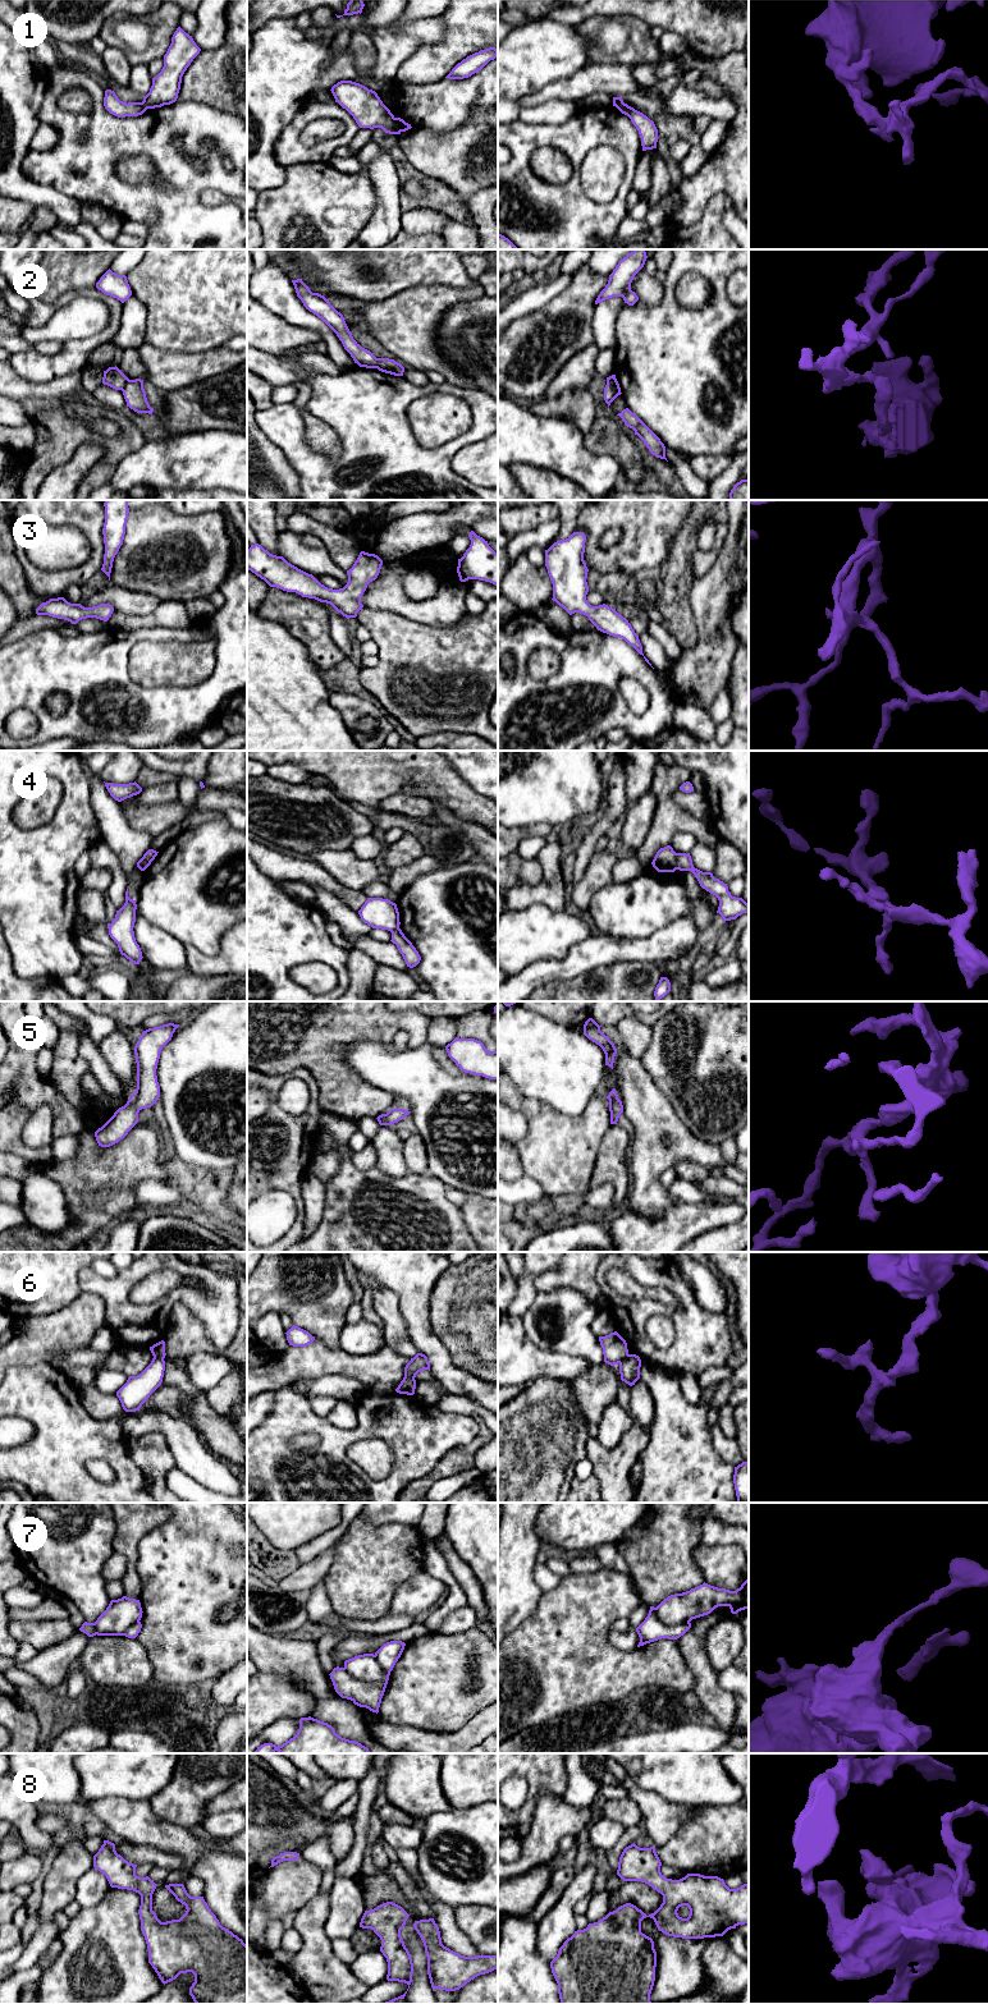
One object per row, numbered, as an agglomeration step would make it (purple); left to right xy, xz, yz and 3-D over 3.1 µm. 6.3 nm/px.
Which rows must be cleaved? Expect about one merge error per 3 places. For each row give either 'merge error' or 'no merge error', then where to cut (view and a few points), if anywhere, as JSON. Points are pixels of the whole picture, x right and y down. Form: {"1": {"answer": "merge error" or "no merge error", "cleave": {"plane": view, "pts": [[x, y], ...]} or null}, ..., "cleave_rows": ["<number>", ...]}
{"1": {"answer": "merge error", "cleave": {"plane": "xz", "pts": [[394, 118], [401, 131]]}}, "2": {"answer": "merge error", "cleave": {"plane": "xy", "pts": [[129, 380], [122, 390]]}}, "3": {"answer": "no merge error", "cleave": null}, "4": {"answer": "merge error", "cleave": {"plane": "yz", "pts": [[675, 853], [678, 868]]}}, "5": {"answer": "no merge error", "cleave": null}, "6": {"answer": "merge error", "cleave": {"plane": "xy", "pts": [[154, 1356], [163, 1358]]}}, "7": {"answer": "merge error", "cleave": {"plane": "xz", "pts": [[343, 1668], [355, 1679], [362, 1682], [382, 1683], [387, 1681]]}}, "8": {"answer": "no merge error", "cleave": null}, "cleave_rows": ["1", "2", "4", "6", "7"]}

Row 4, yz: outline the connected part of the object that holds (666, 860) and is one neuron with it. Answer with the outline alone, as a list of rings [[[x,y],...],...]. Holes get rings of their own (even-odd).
[[[667,845],[657,852],[651,865],[658,872],[674,872],[678,870],[677,854],[671,845]]]

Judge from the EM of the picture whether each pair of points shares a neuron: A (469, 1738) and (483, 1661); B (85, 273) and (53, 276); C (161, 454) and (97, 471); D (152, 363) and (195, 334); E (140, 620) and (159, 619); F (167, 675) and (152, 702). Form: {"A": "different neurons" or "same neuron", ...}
{"A": "different neurons", "B": "same neuron", "C": "different neurons", "D": "different neurons", "E": "same neuron", "F": "different neurons"}

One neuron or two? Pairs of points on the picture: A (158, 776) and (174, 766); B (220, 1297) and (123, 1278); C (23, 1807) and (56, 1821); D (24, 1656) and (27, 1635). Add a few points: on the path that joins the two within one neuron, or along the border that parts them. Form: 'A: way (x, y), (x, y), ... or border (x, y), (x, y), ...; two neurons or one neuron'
A: border (143, 765), (172, 773), (175, 776); two neurons
B: way (199, 1273), (179, 1265), (147, 1265); one neuron
C: border (36, 1819), (36, 1826), (50, 1835); two neurons
D: border (19, 1640), (27, 1641), (37, 1651); two neurons

